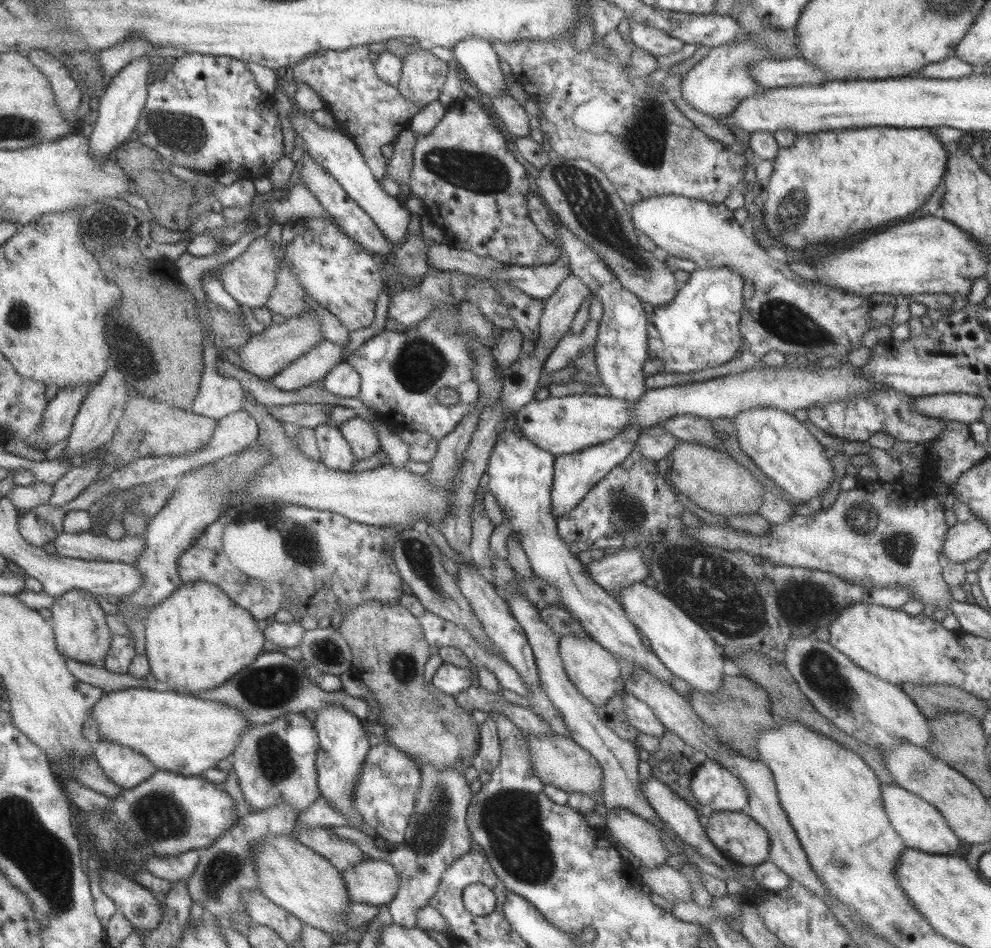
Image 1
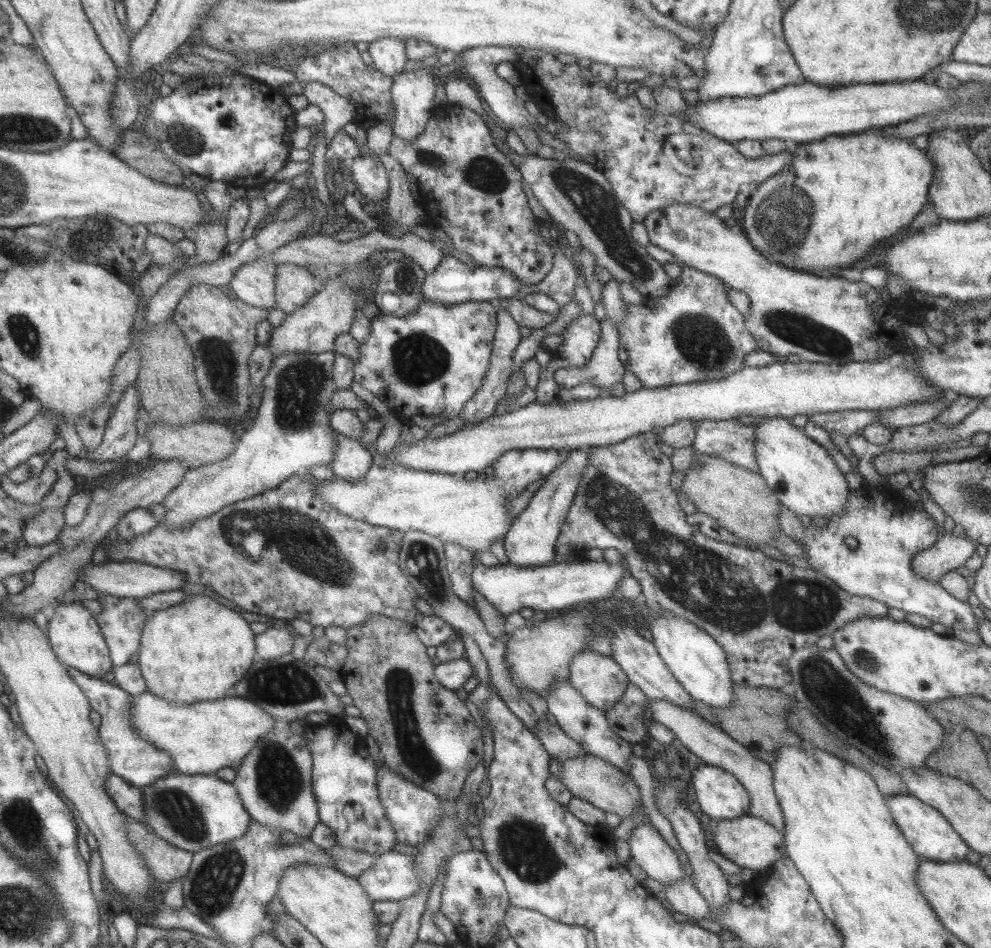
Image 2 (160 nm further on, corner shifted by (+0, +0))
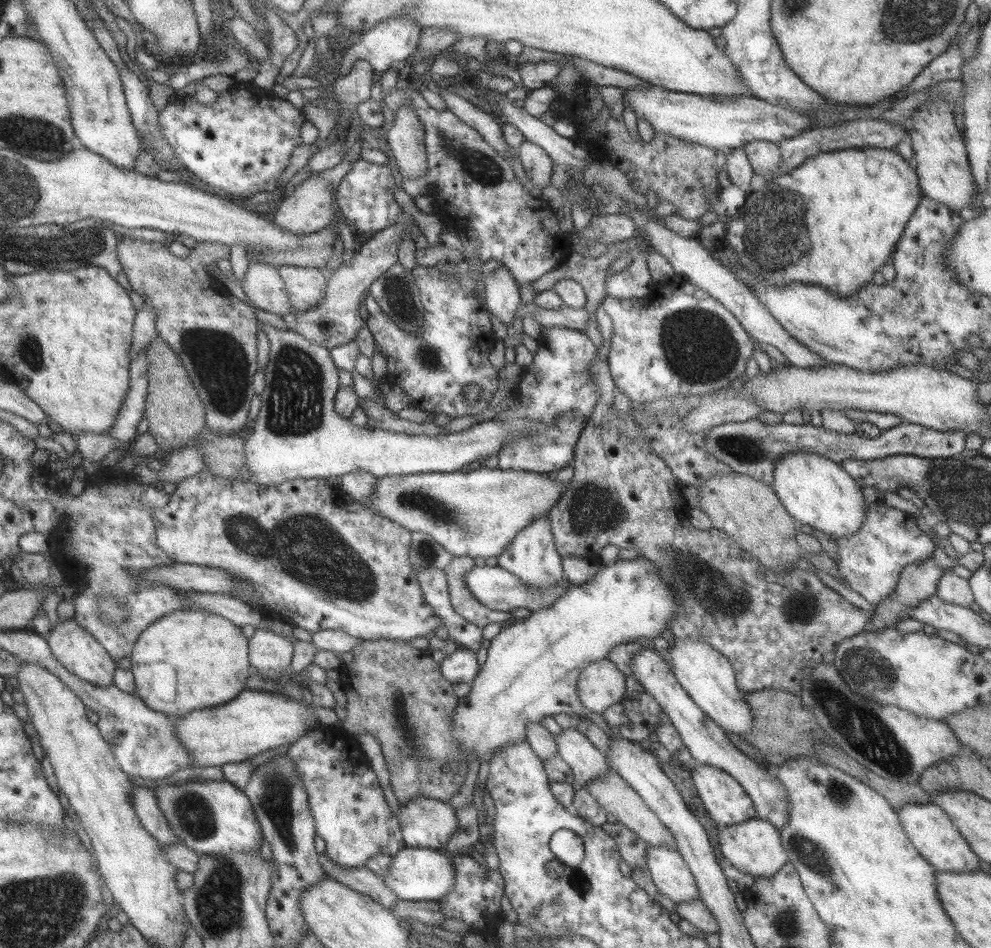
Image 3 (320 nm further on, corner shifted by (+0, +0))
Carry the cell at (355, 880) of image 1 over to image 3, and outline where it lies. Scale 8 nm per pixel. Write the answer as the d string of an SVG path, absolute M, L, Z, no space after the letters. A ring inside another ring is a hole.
M404 846L392 855L392 861L387 875L383 877L383 882L400 900L437 901L453 889L453 871L452 860L445 853L441 854L439 849Z

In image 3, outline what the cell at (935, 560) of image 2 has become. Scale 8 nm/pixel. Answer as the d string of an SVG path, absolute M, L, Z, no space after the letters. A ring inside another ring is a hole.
M932 557L905 565L893 592L888 594L888 599L883 599L875 604L873 615L869 616L869 622L862 632L881 632L884 628L893 626L898 620L909 617L914 606L935 594L935 588L943 570L937 567Z

